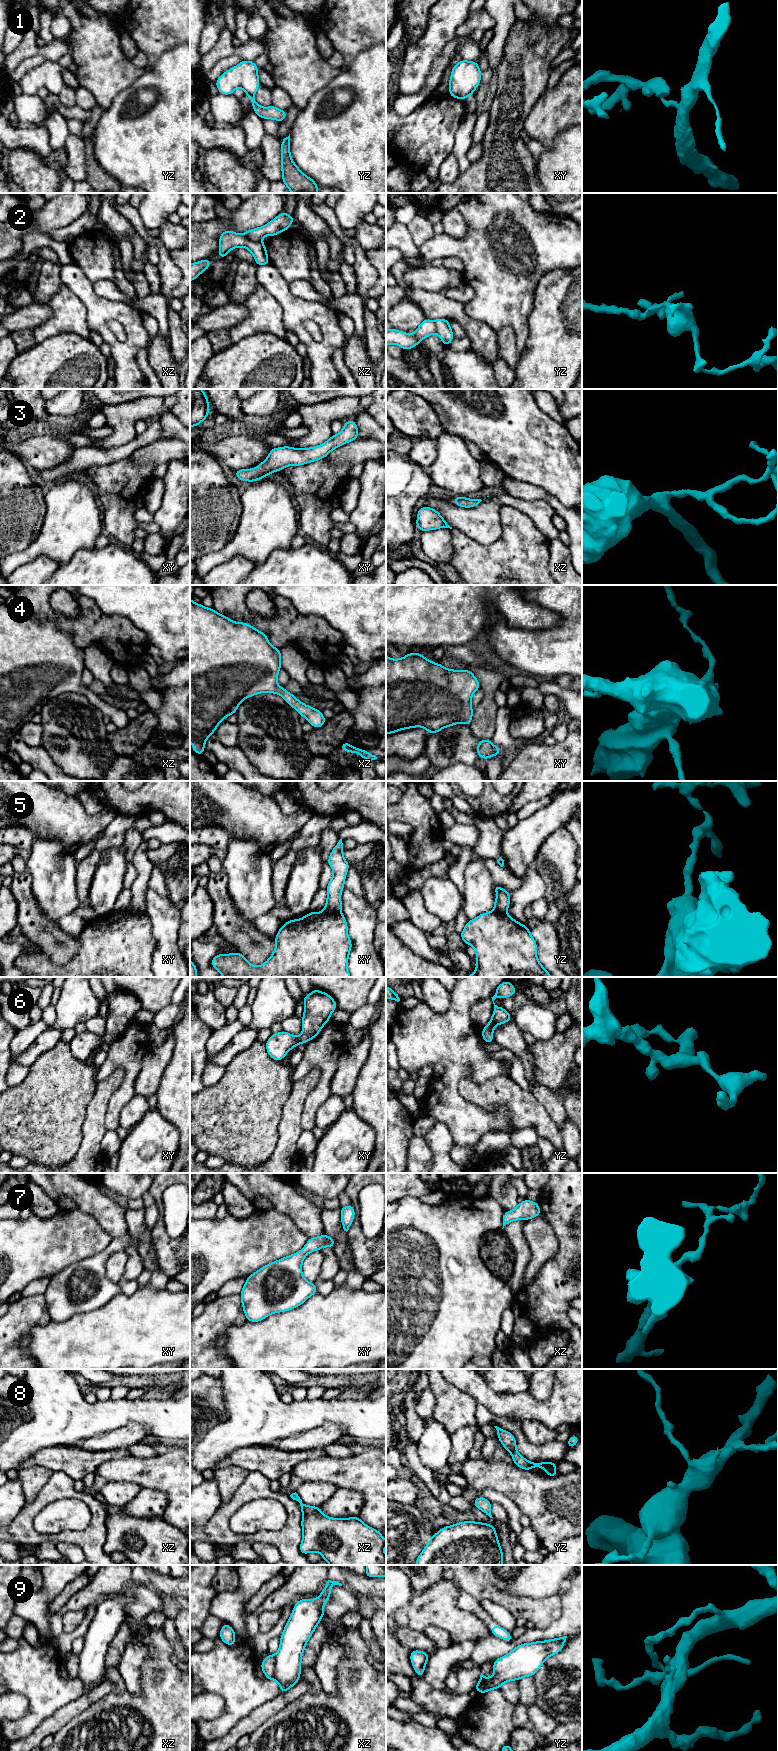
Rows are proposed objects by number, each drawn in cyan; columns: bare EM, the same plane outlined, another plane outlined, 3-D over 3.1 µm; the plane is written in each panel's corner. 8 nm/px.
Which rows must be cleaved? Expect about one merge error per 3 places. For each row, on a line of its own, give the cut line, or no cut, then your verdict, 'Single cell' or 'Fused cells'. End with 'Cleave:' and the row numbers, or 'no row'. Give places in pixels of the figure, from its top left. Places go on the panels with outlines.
1: Split along yz (248, 94), (253, 95). Fused cells
2: Split along xz (242, 235), (250, 240), (260, 241). Fused cells
3: No split. Single cell
4: No split. Single cell
5: Split along xy (323, 911), (340, 913). Fused cells
6: No split. Single cell
7: No split. Single cell
8: No split. Single cell
9: Split along xz (274, 1656), (274, 1675), (272, 1678). Fused cells
Cleave: 1, 2, 5, 9

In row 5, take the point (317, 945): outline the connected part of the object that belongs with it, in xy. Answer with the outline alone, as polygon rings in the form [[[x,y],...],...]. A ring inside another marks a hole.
[[[309,912],[299,920],[292,919],[283,924],[275,935],[276,947],[269,959],[260,966],[250,964],[239,952],[217,954],[211,966],[223,977],[351,977],[347,968],[352,942],[348,936],[348,925],[342,913]]]

